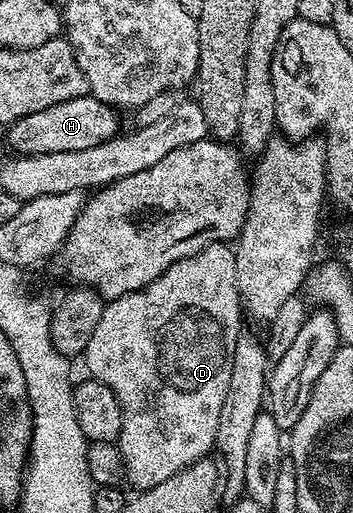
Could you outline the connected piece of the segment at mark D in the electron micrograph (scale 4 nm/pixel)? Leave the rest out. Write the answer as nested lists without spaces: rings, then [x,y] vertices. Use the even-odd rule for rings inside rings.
[[[224,242],[211,244],[190,258],[174,262],[157,280],[150,282],[147,288],[140,288],[137,292],[119,296],[116,300],[109,300],[105,303],[102,318],[98,318],[98,327],[94,329],[94,338],[90,338],[90,346],[84,352],[83,359],[88,360],[88,368],[92,371],[89,373],[106,386],[110,386],[120,403],[124,417],[122,418],[118,447],[124,463],[124,475],[127,483],[133,484],[133,489],[143,490],[158,486],[158,482],[166,482],[166,478],[170,478],[170,474],[178,474],[178,470],[194,463],[195,460],[205,459],[213,451],[218,434],[218,418],[222,414],[222,398],[226,398],[226,386],[230,386],[230,370],[234,362],[234,342],[238,342],[242,331],[240,316],[242,317],[242,307],[235,278],[235,254],[233,249]]]

